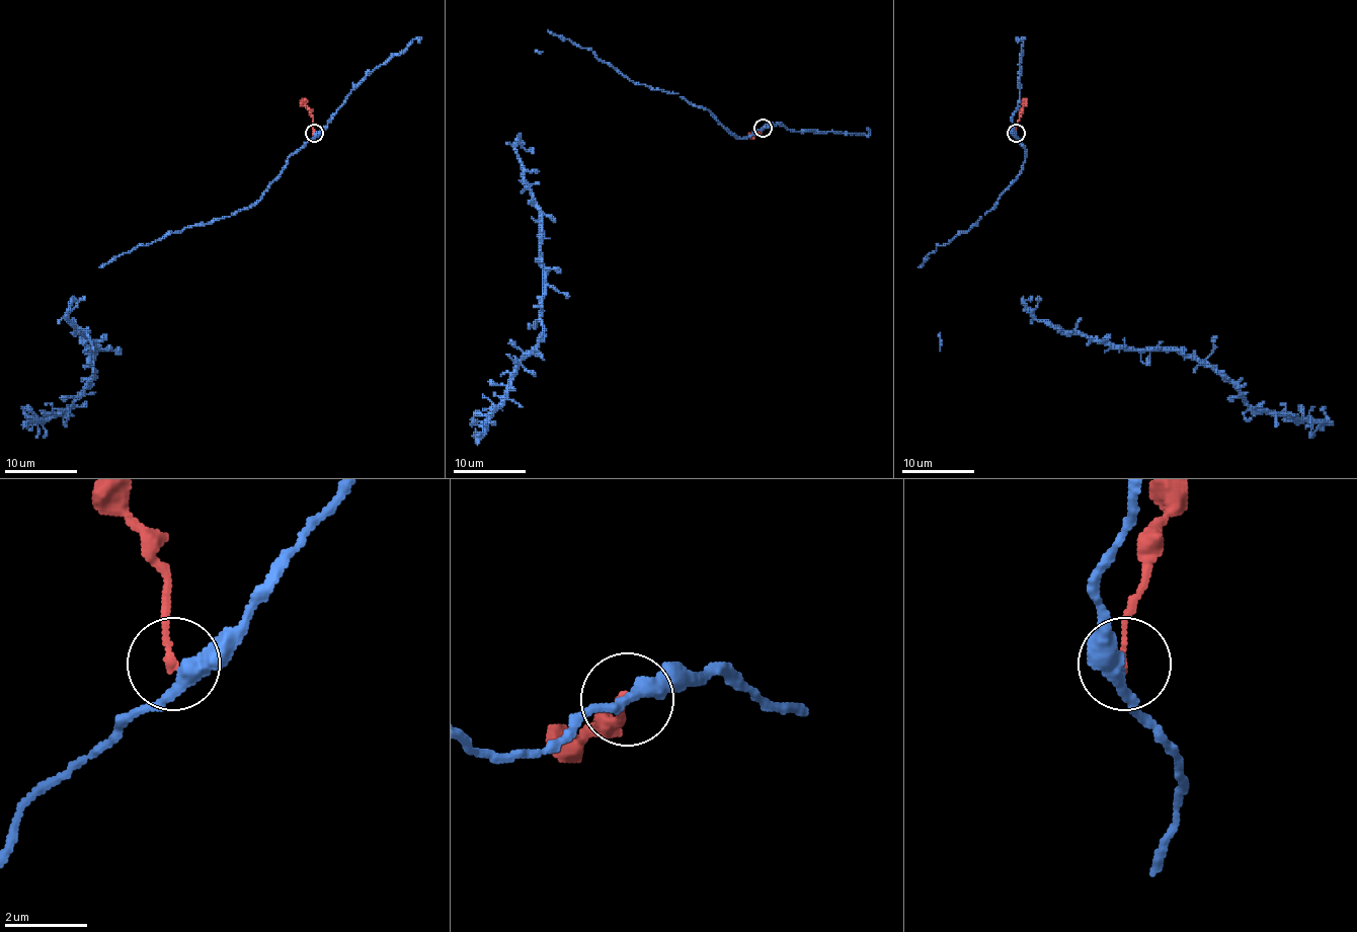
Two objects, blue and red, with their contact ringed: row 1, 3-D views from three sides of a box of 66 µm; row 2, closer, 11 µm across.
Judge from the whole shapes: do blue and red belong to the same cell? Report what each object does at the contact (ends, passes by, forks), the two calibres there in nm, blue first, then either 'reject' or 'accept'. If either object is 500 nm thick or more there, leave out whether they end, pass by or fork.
blue passes by; red ends; calibres 360 and 190 nm; reject

